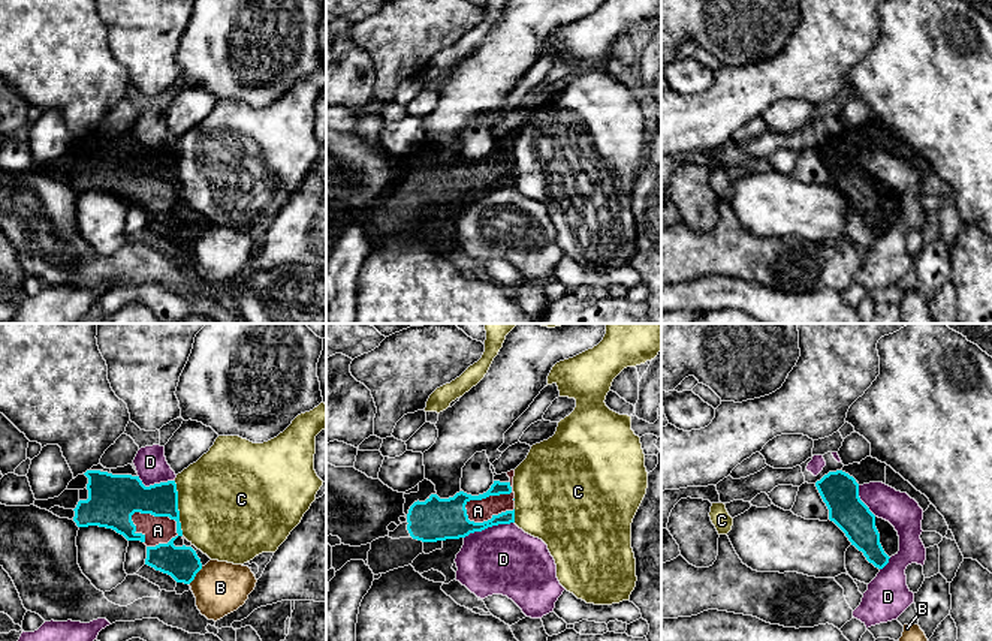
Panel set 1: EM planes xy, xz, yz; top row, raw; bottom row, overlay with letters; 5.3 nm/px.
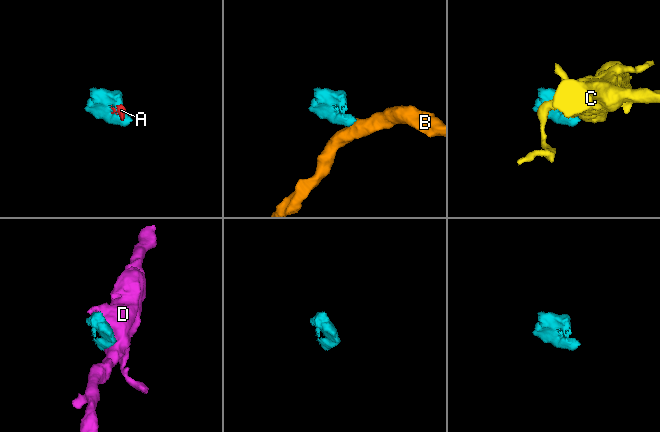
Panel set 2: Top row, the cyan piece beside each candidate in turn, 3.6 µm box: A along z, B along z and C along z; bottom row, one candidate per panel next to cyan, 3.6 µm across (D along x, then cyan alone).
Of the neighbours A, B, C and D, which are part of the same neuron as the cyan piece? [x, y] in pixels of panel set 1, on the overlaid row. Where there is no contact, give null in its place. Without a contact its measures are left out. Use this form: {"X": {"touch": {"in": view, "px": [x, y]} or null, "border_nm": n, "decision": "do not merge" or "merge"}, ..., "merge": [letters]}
{"A": {"touch": {"in": "xy", "px": [160, 515]}, "border_nm": 280, "decision": "merge"}, "B": {"touch": {"in": "xy", "px": [195, 575]}, "border_nm": 130, "decision": "do not merge"}, "C": {"touch": {"in": "xy", "px": [177, 508]}, "border_nm": 300, "decision": "do not merge"}, "D": {"touch": {"in": "xz", "px": [488, 526]}, "border_nm": 280, "decision": "do not merge"}, "merge": ["A"]}

